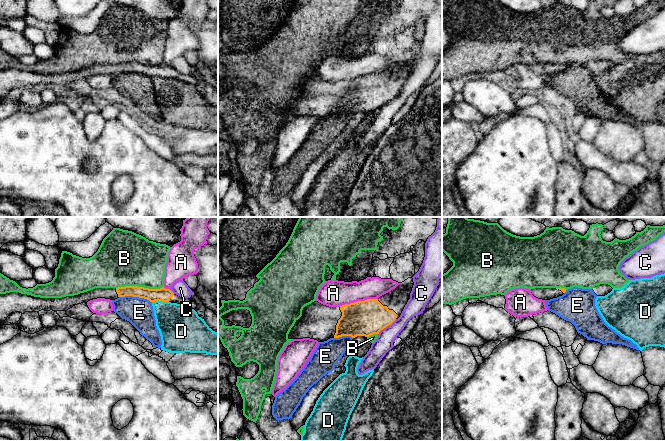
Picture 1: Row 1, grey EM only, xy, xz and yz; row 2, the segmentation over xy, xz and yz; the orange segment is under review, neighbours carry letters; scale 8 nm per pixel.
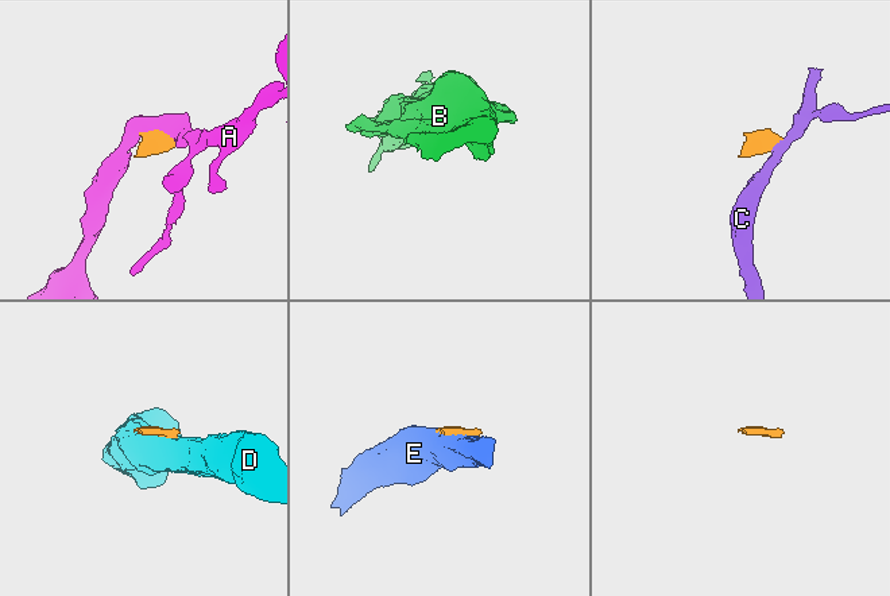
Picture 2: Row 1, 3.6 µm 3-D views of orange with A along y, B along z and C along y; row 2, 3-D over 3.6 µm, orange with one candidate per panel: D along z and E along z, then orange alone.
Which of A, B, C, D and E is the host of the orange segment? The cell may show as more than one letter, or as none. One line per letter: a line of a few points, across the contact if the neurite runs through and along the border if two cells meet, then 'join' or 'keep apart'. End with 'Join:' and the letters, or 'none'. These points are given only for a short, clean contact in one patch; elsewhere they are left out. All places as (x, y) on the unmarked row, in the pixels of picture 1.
A: xz (377, 74), (357, 76), (339, 82) | keep apart
B: keep apart
C: xz (396, 95), (384, 103), (378, 110) | keep apart
D: xy (168, 77), (152, 78) | keep apart
E: keep apart
Join: none

